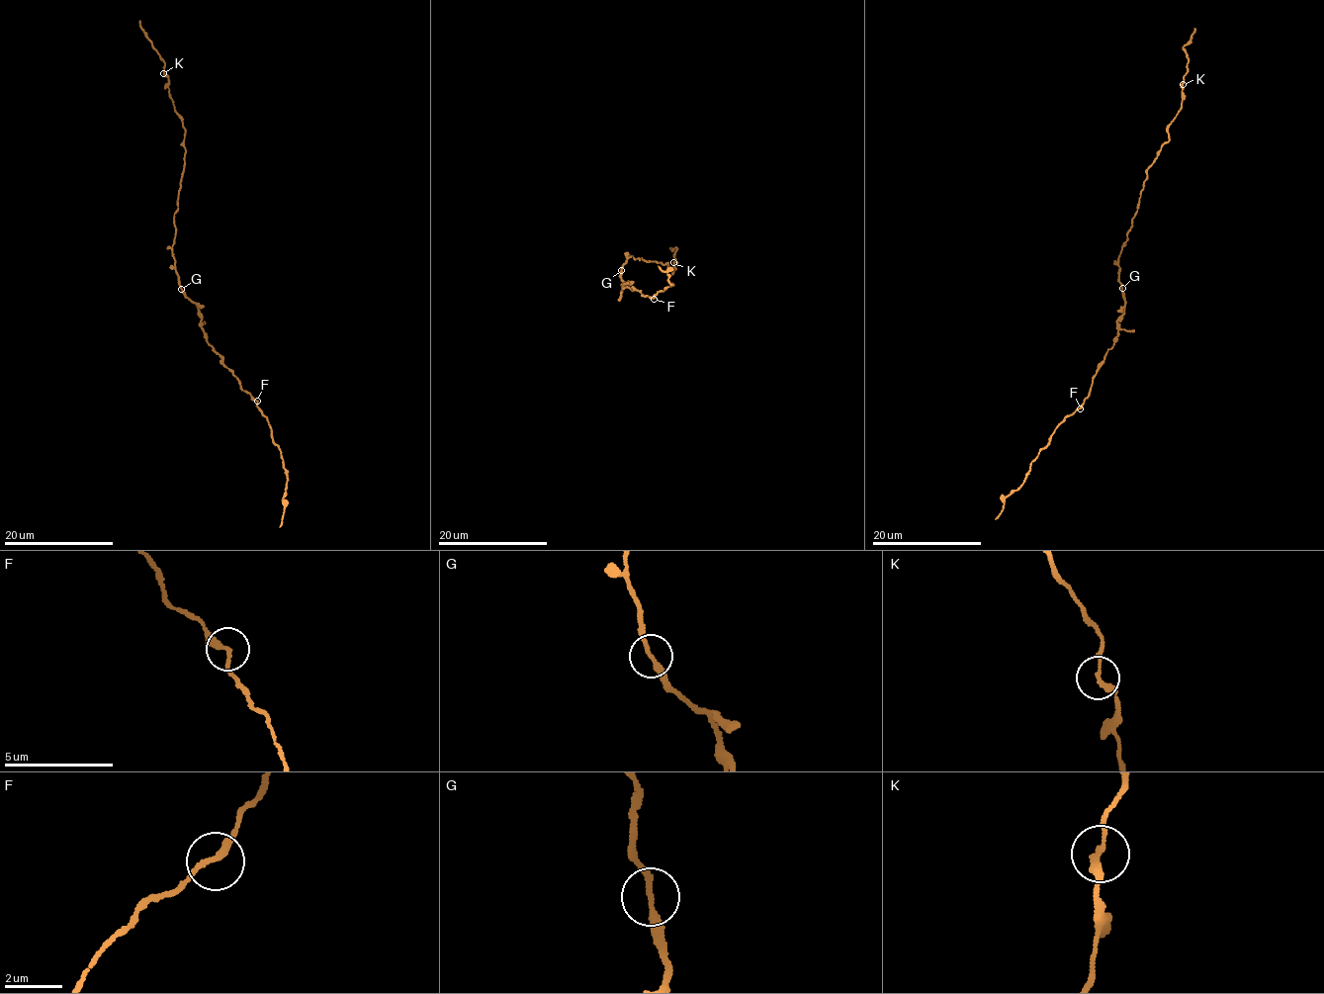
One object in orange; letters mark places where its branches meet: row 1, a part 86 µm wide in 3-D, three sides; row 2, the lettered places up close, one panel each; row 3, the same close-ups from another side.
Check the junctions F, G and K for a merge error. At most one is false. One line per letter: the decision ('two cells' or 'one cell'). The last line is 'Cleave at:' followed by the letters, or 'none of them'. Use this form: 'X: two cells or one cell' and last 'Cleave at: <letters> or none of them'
F: one cell
G: one cell
K: one cell
Cleave at: none of them

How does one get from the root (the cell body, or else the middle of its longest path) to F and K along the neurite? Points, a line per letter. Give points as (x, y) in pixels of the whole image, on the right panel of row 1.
F: (1120, 287), (1125, 303), (1116, 341), (1106, 351), (1080, 408)
K: (1120, 287), (1121, 245), (1137, 211), (1146, 168), (1168, 140), (1171, 123), (1181, 108), (1183, 83)

